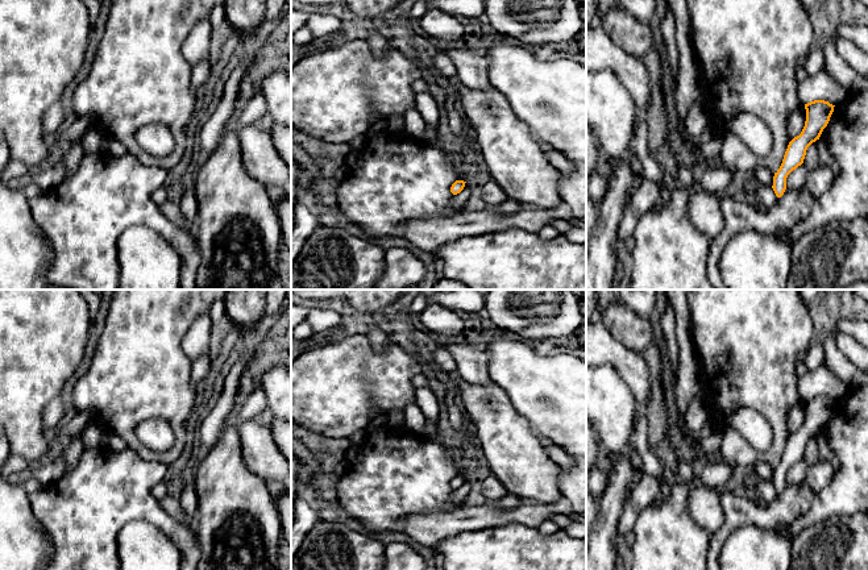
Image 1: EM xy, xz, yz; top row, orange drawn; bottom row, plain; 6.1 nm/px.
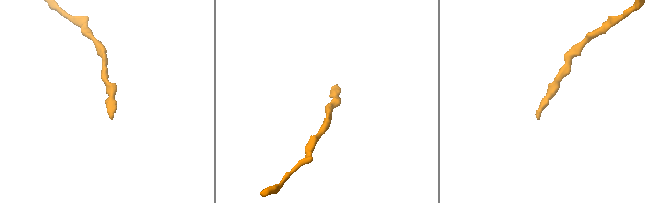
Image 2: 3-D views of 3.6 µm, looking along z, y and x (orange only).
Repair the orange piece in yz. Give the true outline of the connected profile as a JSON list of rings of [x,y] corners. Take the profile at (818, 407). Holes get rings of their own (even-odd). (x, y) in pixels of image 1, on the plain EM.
[[[814,395],[805,399],[806,416],[800,430],[794,432],[785,446],[782,458],[773,471],[773,486],[781,492],[786,484],[786,473],[803,458],[807,442],[819,434],[834,407],[832,399],[825,395]]]

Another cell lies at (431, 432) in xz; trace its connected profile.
[[[425,419],[421,436],[425,440],[443,445],[445,448],[444,438],[439,429],[439,421],[431,421],[429,419]]]

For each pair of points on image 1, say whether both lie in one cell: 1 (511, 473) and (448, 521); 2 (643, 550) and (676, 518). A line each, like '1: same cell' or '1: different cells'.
1: different cells
2: same cell

